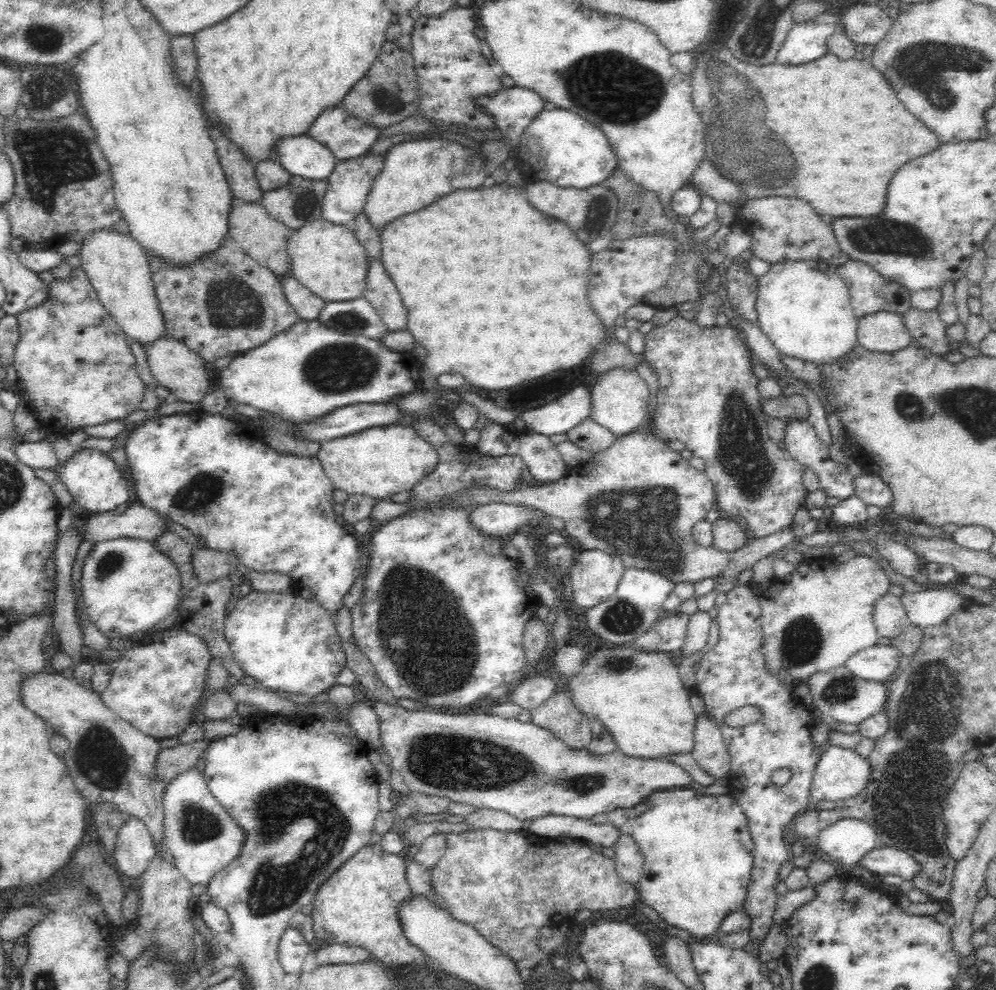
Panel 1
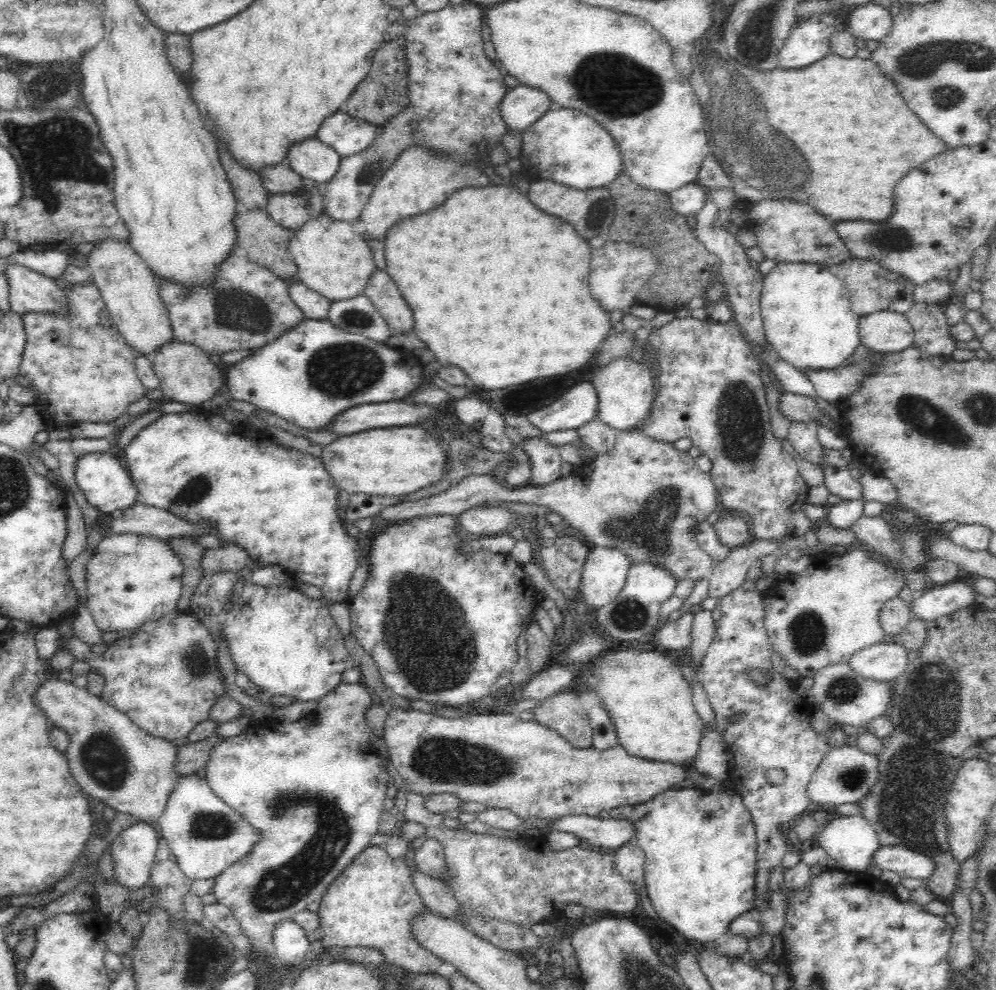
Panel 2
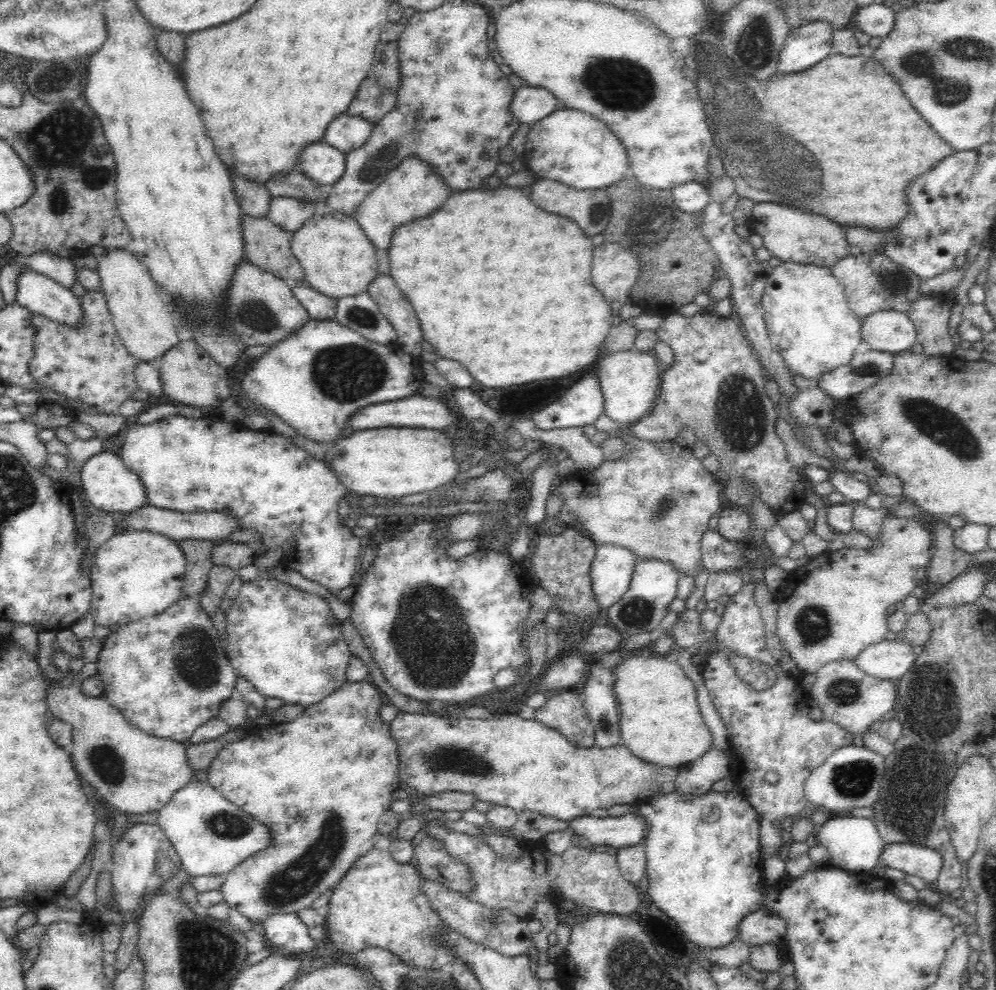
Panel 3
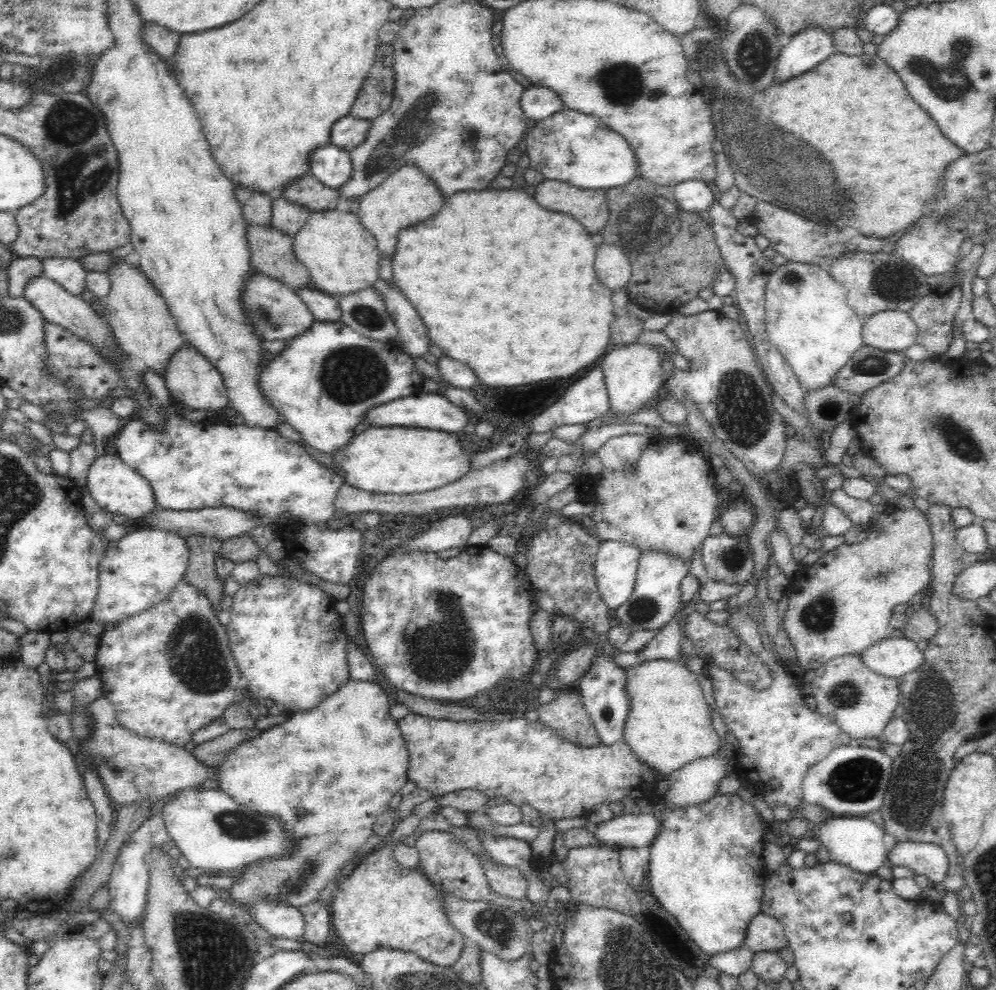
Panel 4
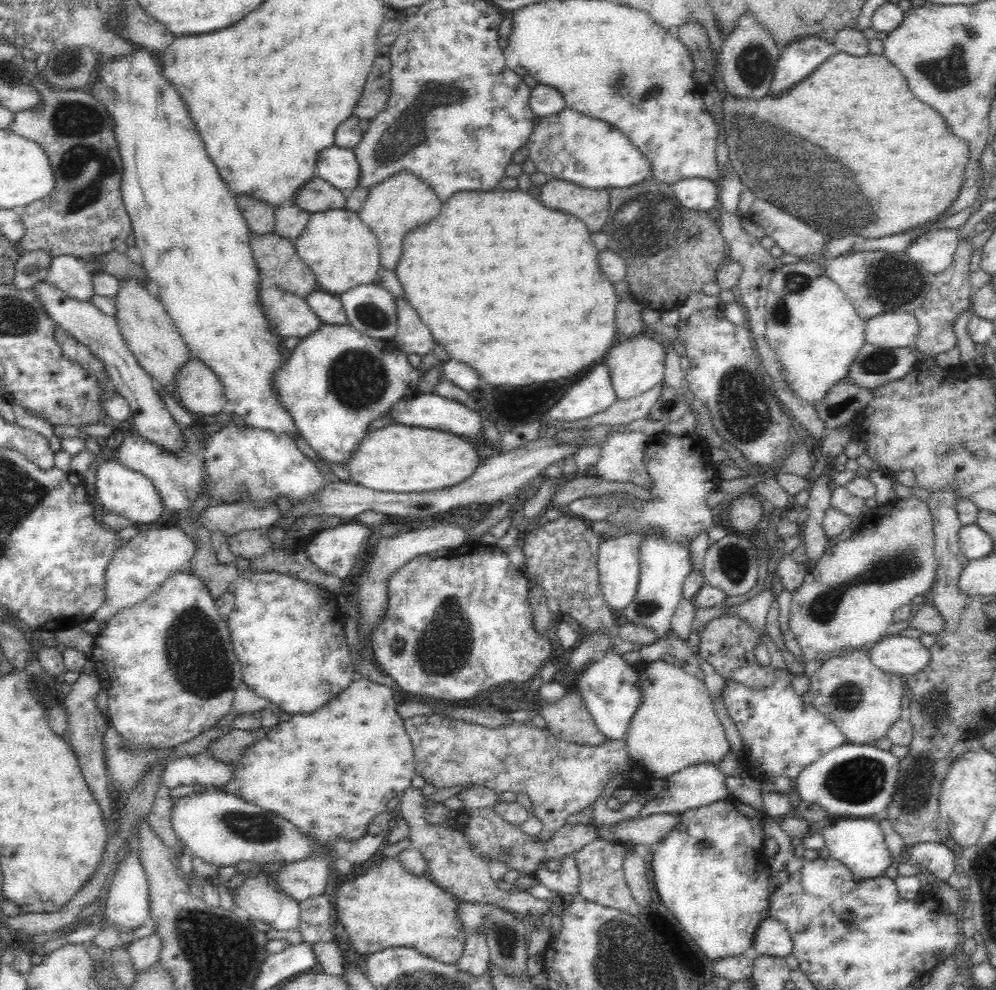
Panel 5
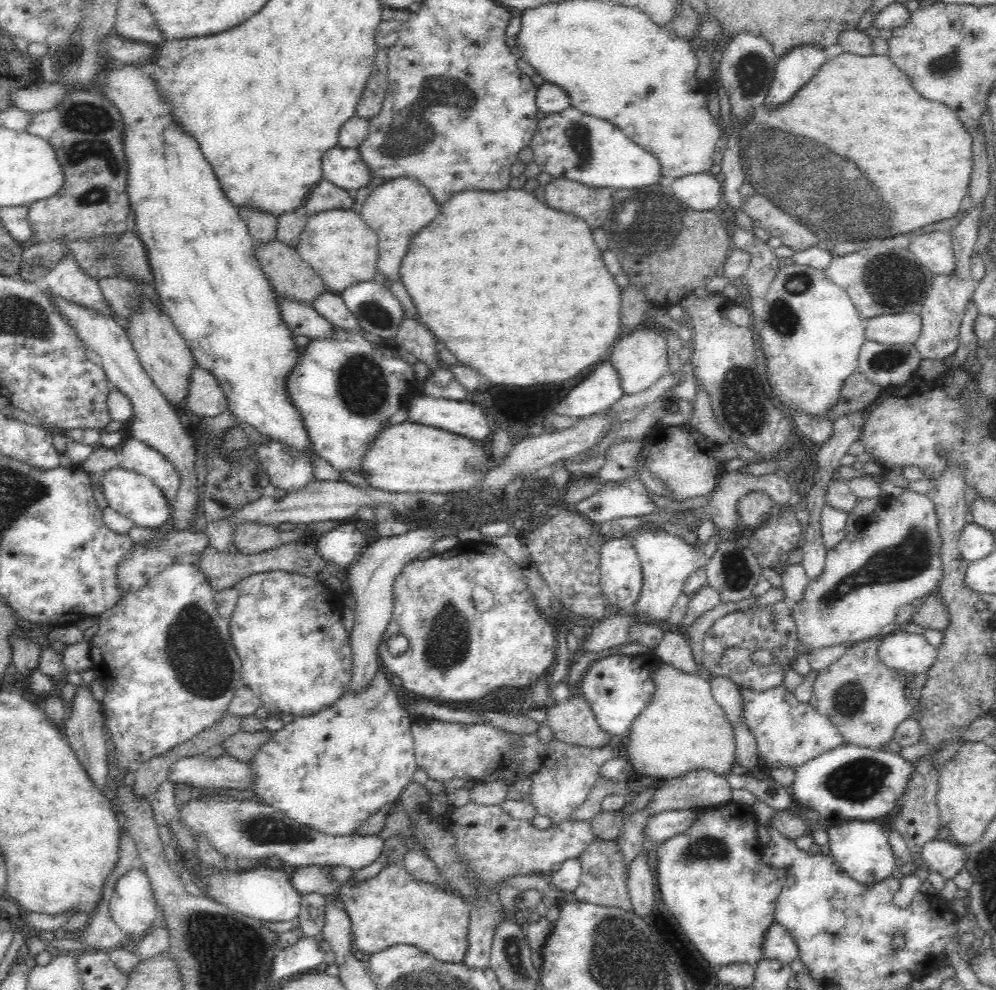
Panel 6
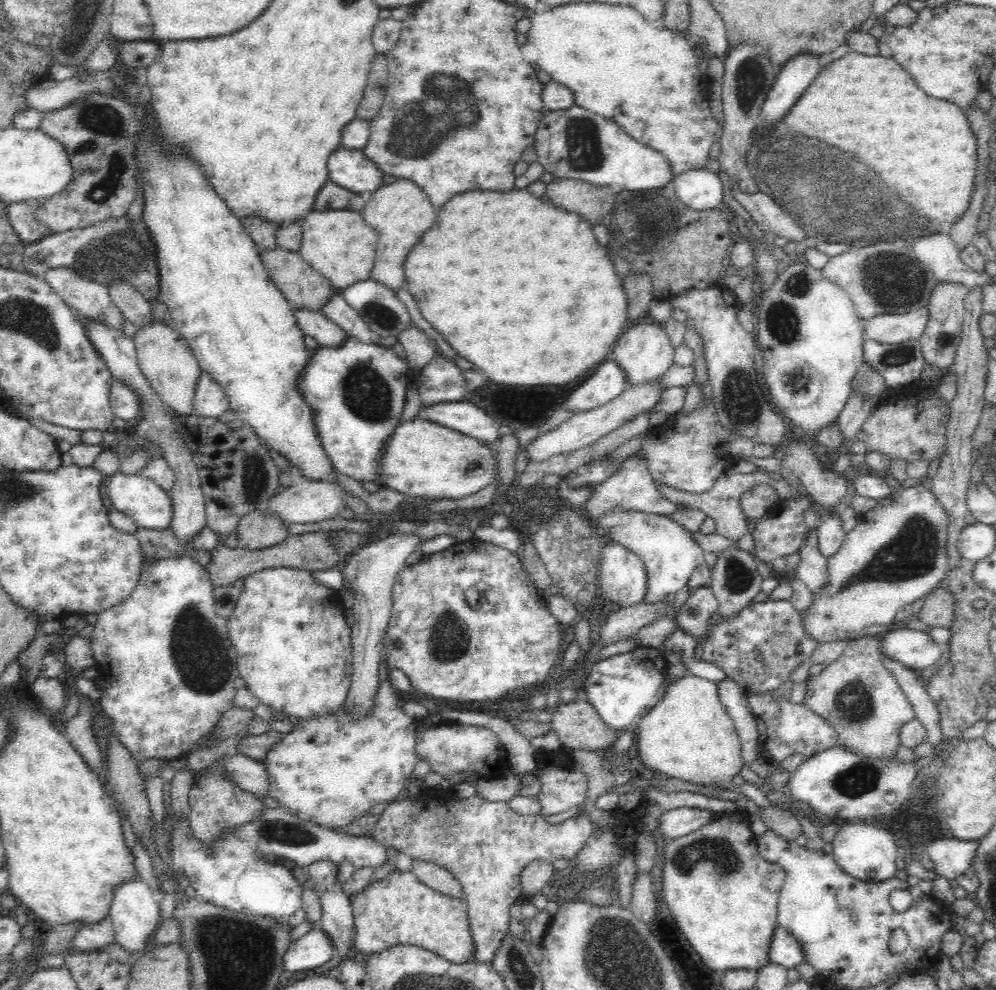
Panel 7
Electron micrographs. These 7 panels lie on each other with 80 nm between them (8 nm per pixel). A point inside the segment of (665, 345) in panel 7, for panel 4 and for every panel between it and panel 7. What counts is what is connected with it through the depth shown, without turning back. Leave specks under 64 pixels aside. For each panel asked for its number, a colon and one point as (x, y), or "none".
4: (633, 374)
5: (636, 365)
6: (640, 357)

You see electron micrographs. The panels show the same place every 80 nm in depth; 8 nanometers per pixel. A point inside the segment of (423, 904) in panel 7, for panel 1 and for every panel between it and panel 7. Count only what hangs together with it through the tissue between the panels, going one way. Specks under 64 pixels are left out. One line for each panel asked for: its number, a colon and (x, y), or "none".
1: (356, 906)
2: (372, 903)
3: (379, 902)
4: (382, 905)
5: (385, 907)
6: (393, 908)

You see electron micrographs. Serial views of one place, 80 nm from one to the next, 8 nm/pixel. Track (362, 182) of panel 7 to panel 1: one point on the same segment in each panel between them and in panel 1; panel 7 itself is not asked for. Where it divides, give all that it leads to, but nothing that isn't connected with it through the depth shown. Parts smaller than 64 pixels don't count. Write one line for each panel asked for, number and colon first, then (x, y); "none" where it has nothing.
1: (302, 156)
2: (311, 159)
3: (322, 163)
4: (330, 164)
5: (336, 165)
6: (342, 166)

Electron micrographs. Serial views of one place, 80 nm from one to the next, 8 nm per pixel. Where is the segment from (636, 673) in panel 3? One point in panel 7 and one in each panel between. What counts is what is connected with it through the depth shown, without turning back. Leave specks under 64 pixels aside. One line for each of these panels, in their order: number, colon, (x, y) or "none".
4: (667, 726)
5: (674, 726)
6: (682, 728)
7: (687, 734)

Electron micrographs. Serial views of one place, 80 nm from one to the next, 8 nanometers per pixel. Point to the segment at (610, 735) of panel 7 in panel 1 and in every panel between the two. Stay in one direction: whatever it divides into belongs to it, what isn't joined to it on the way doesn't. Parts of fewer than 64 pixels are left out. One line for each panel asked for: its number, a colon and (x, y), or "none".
1: (558, 714)
2: (564, 712)
3: (564, 711)
4: (565, 714)
5: (567, 718)
6: (572, 721)

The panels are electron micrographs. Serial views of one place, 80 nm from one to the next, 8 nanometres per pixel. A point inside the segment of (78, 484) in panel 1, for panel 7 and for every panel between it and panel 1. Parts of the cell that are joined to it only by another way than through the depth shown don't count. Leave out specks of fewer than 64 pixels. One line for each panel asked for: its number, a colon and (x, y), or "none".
2: (106, 484)
3: (110, 486)
4: (117, 488)
5: (119, 489)
6: (129, 493)
7: (136, 496)

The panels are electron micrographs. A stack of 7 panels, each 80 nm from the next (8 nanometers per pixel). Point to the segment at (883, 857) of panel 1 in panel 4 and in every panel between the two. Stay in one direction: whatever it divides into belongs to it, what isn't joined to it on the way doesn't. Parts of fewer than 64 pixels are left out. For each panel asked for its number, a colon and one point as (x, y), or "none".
2: (906, 863)
3: (922, 862)
4: (924, 859)

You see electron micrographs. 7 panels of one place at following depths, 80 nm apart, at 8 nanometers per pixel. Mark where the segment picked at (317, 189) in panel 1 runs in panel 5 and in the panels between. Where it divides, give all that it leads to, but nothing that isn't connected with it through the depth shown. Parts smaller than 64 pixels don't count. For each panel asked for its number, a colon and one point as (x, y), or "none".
2: (291, 210)
3: (290, 213)
4: (289, 217)
5: (289, 219)

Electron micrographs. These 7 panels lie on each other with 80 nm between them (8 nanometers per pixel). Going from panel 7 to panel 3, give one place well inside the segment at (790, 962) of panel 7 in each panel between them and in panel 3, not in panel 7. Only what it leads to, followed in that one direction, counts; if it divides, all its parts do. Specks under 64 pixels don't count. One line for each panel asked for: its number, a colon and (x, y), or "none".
3: (761, 927)
4: (764, 933)
5: (772, 938)
6: (778, 944)

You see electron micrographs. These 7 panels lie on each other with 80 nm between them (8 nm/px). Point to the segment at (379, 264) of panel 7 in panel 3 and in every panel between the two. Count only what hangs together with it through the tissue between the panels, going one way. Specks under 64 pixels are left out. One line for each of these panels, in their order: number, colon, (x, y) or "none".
3: (414, 188)
4: (408, 196)
5: (400, 203)
6: (395, 210)

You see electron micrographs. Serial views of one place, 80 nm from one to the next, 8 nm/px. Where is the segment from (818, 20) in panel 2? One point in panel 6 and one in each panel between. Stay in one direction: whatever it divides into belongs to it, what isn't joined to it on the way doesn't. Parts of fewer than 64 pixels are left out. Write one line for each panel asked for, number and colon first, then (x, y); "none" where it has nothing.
3: (808, 44)
4: (803, 51)
5: (799, 59)
6: (792, 71)

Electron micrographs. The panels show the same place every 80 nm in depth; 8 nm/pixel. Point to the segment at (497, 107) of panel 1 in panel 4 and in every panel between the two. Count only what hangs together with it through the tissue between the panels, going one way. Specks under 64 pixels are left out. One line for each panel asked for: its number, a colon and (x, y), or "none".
2: (521, 106)
3: (529, 104)
4: (538, 102)

